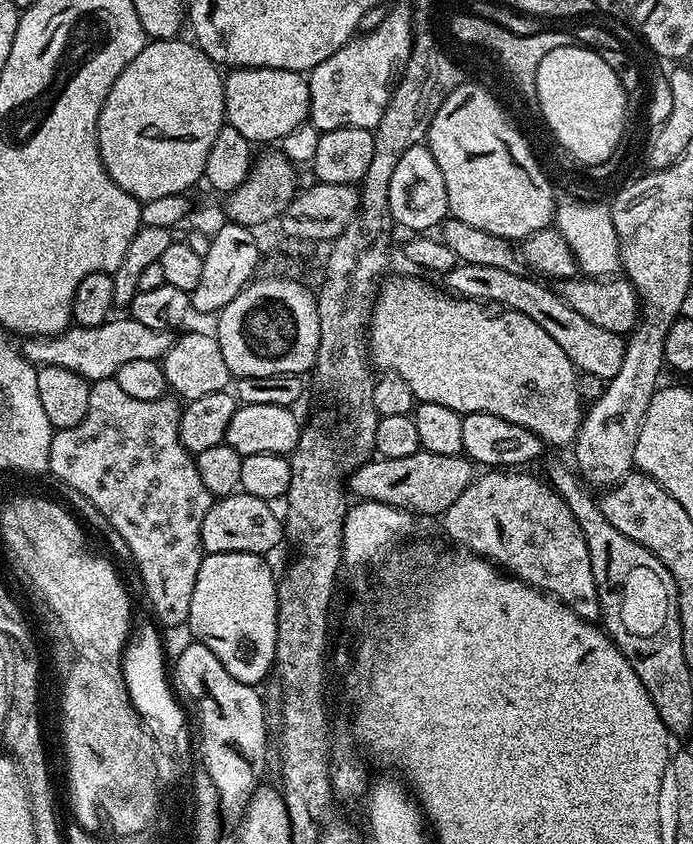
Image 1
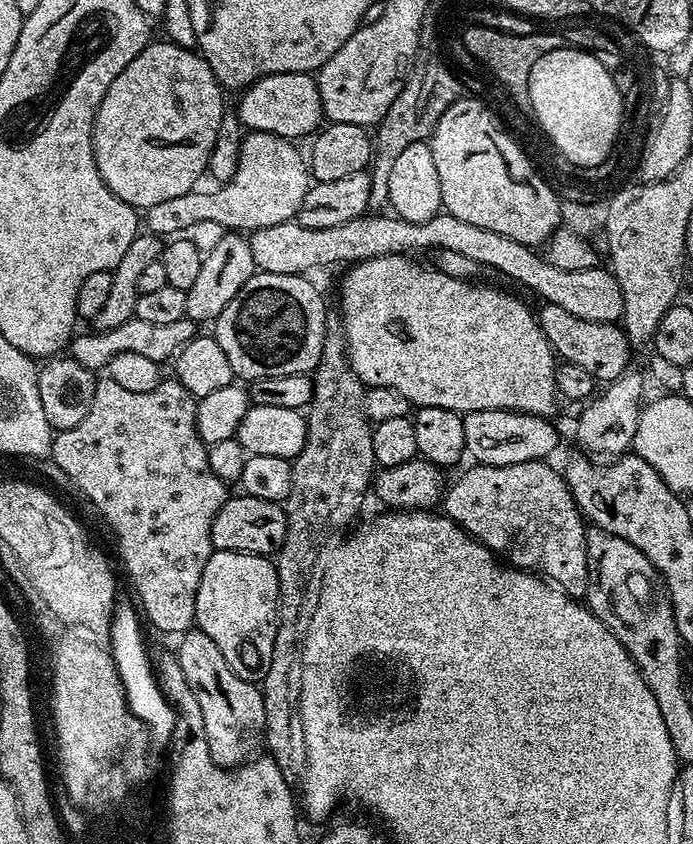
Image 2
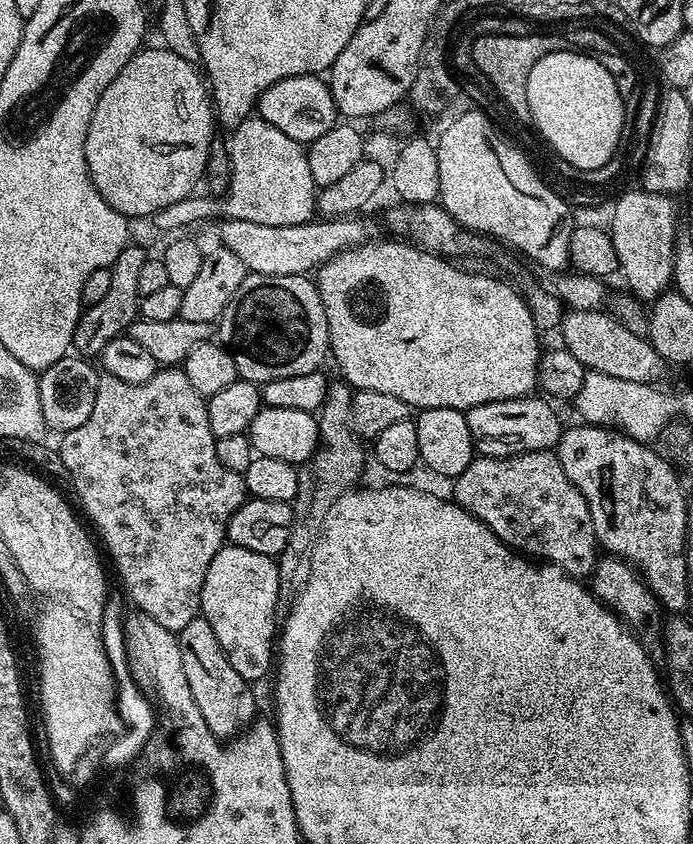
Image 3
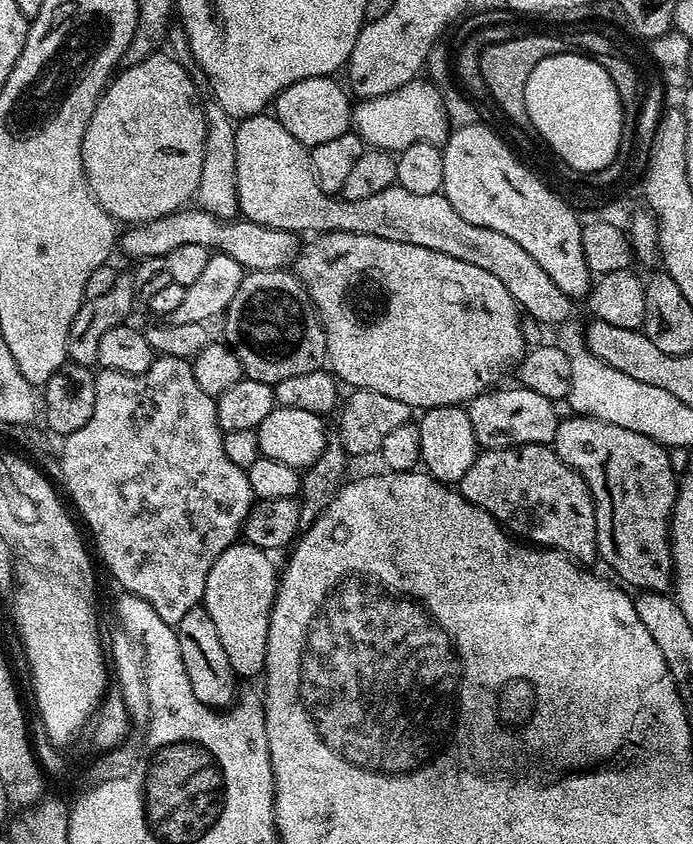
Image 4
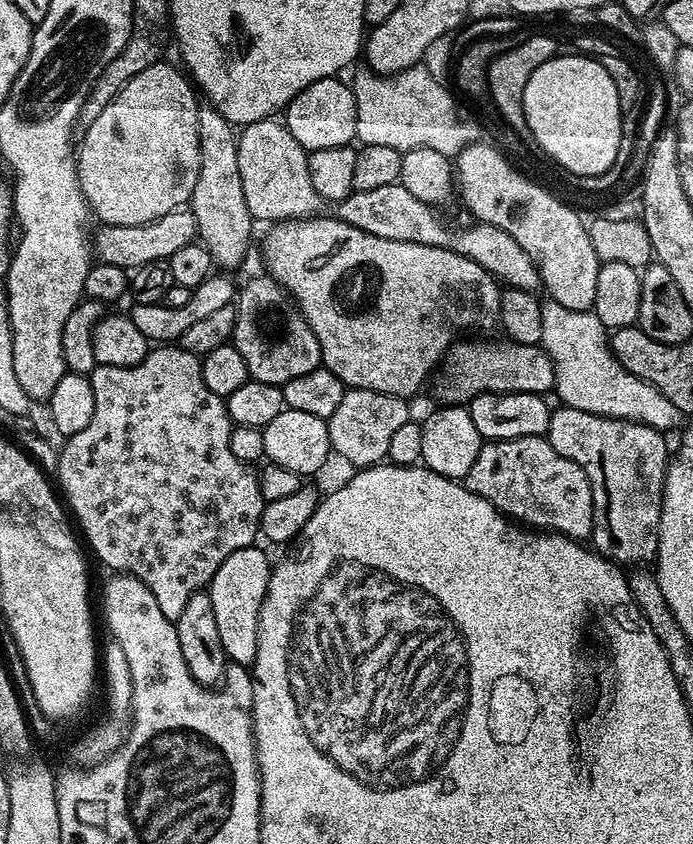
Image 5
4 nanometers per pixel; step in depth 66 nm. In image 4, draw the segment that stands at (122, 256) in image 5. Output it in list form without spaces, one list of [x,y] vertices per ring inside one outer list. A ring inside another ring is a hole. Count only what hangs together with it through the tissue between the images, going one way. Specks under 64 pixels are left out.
[[[185,206],[162,218],[154,218],[147,224],[125,227],[118,236],[118,248],[132,256],[133,261],[151,256],[168,256],[177,246],[206,246],[213,253],[221,252],[238,262],[248,272],[279,272],[287,269],[296,259],[298,251],[297,233],[282,229],[267,228],[245,218],[220,219],[204,212],[199,206]],[[125,231],[125,232],[124,232]]]

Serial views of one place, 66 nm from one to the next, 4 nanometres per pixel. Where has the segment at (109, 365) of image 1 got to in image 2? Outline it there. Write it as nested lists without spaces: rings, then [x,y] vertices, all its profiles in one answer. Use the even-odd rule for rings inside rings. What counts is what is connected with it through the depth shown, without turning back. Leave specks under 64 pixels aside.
[[[133,318],[122,322],[122,326],[114,326],[105,332],[89,330],[85,336],[77,335],[71,341],[70,354],[79,364],[93,370],[107,369],[110,358],[114,358],[114,354],[127,352],[142,354],[150,358],[150,362],[163,365],[164,360],[171,361],[175,358],[182,350],[182,346],[186,346],[186,342],[190,342],[197,335],[198,324],[195,320],[185,318],[162,326],[158,322],[142,322]]]

